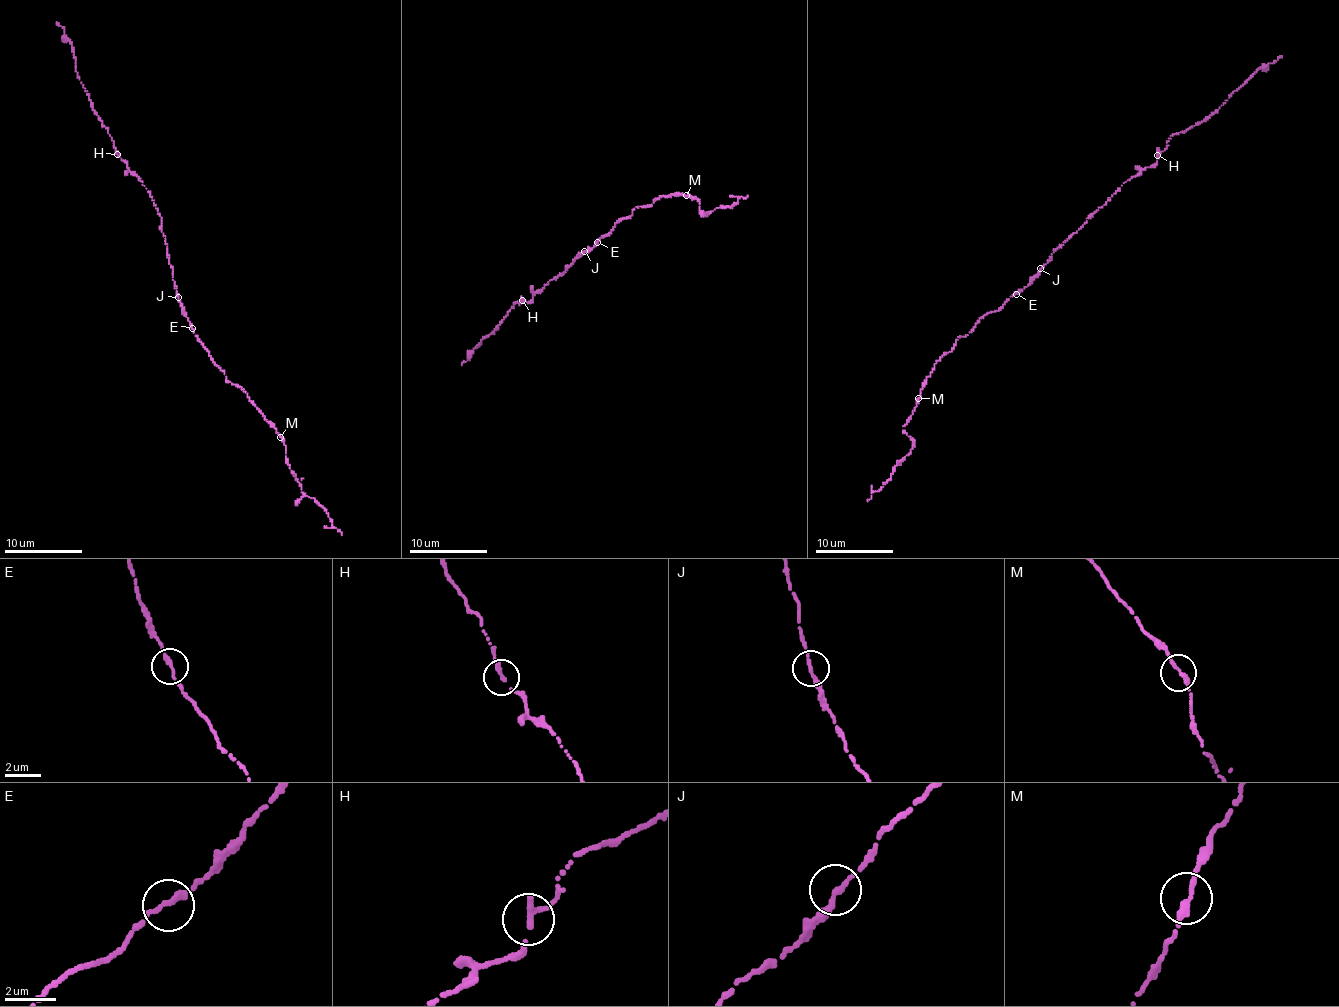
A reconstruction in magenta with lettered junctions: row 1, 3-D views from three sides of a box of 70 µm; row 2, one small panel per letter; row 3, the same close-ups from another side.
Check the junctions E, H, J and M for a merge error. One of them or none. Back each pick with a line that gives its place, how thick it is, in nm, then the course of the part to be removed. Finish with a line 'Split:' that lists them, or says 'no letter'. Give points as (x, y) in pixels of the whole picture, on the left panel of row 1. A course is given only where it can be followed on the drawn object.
Split: no letter

